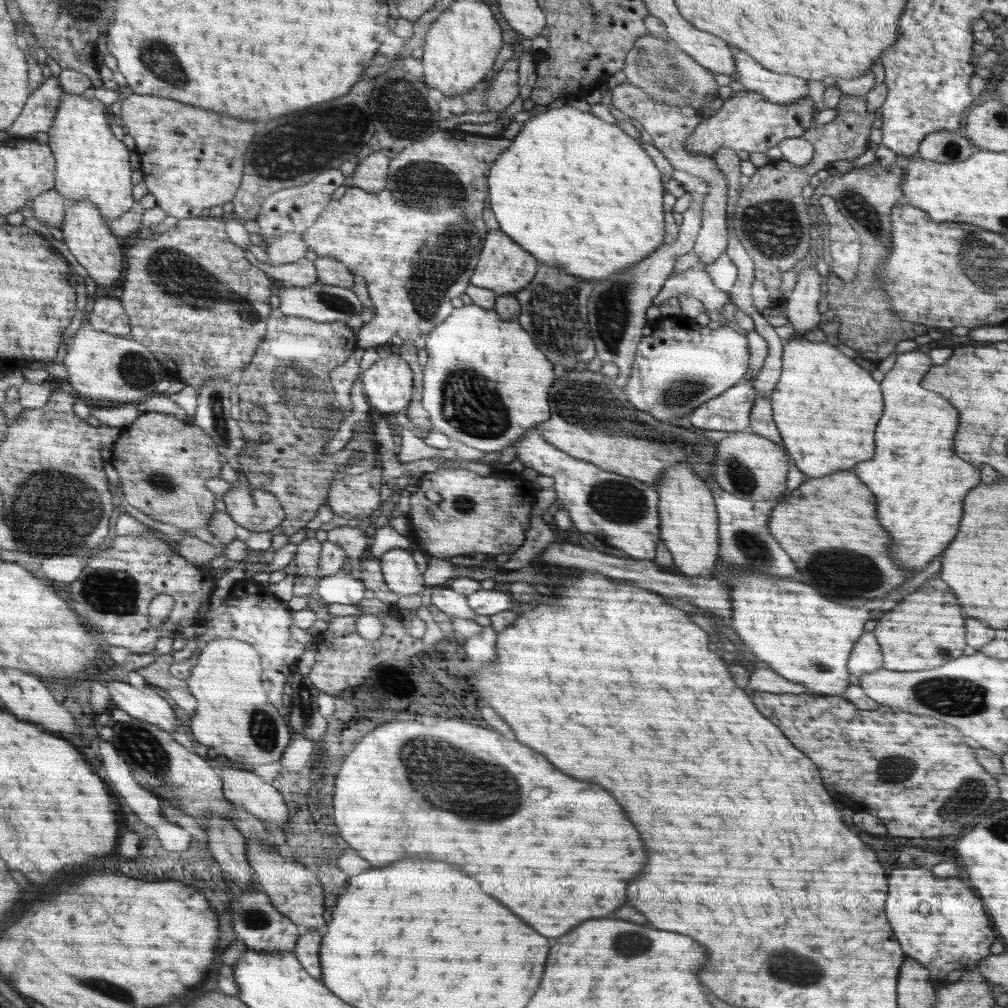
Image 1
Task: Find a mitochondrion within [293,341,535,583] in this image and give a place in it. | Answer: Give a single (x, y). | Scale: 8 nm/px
(481, 403)

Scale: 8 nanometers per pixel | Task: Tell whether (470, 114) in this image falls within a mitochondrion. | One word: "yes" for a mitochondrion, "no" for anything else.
no

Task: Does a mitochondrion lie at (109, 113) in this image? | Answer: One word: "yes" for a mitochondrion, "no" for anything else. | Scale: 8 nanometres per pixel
no

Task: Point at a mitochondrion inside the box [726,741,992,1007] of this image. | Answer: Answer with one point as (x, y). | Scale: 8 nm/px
(971, 796)

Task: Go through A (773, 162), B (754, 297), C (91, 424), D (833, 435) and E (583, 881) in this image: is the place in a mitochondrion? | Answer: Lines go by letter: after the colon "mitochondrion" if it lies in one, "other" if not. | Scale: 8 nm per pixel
A: other
B: other
C: other
D: other
E: other

